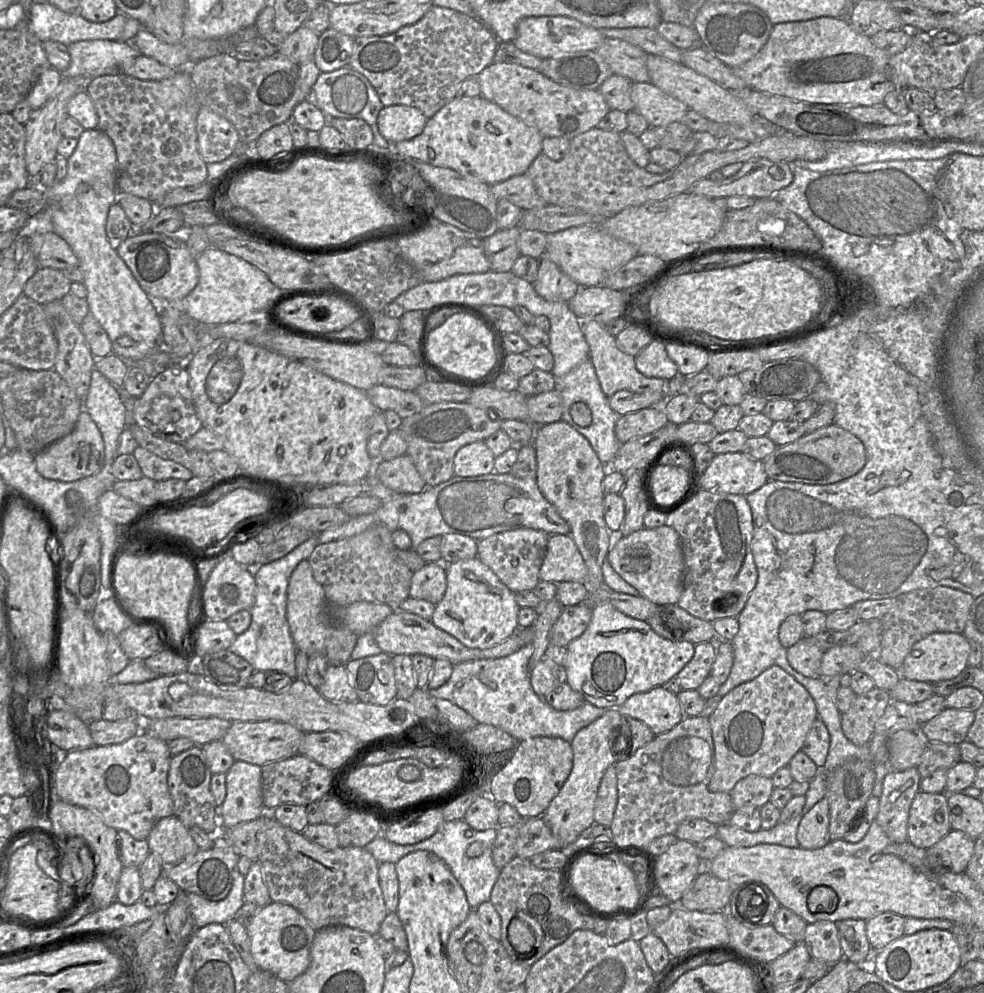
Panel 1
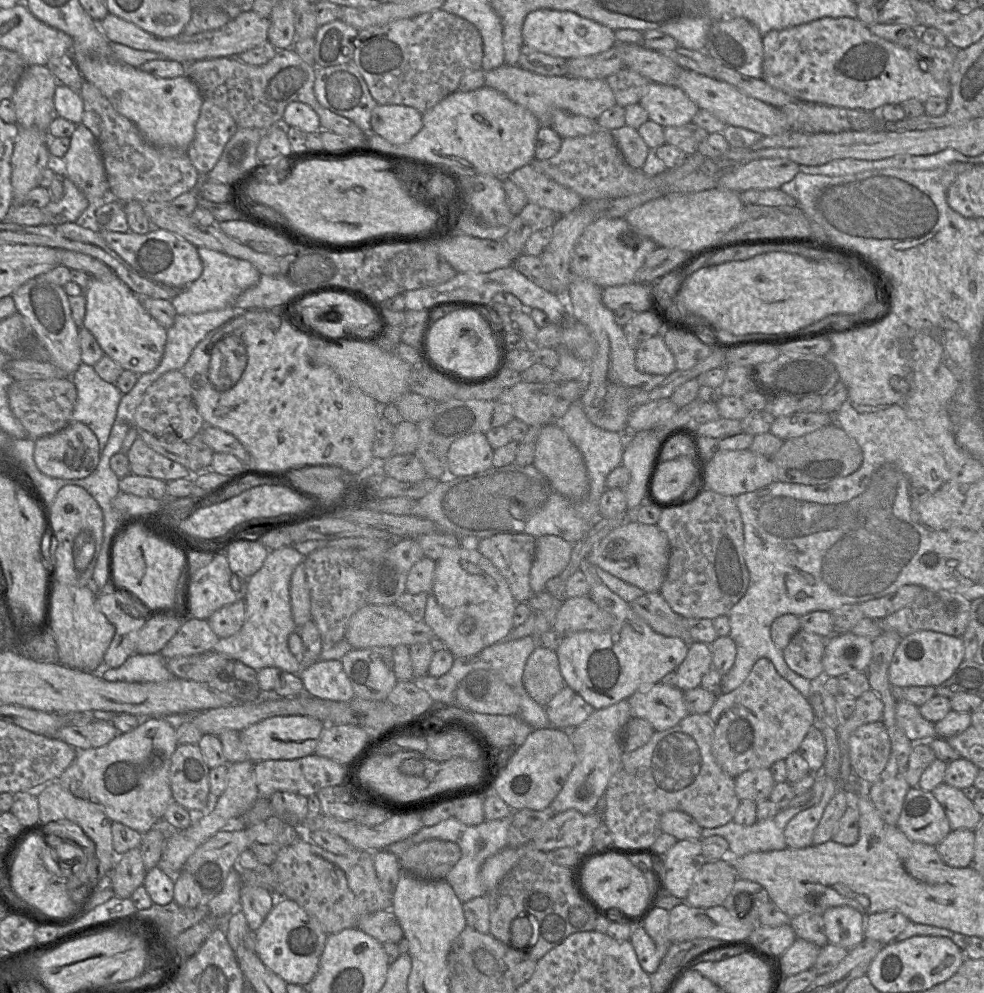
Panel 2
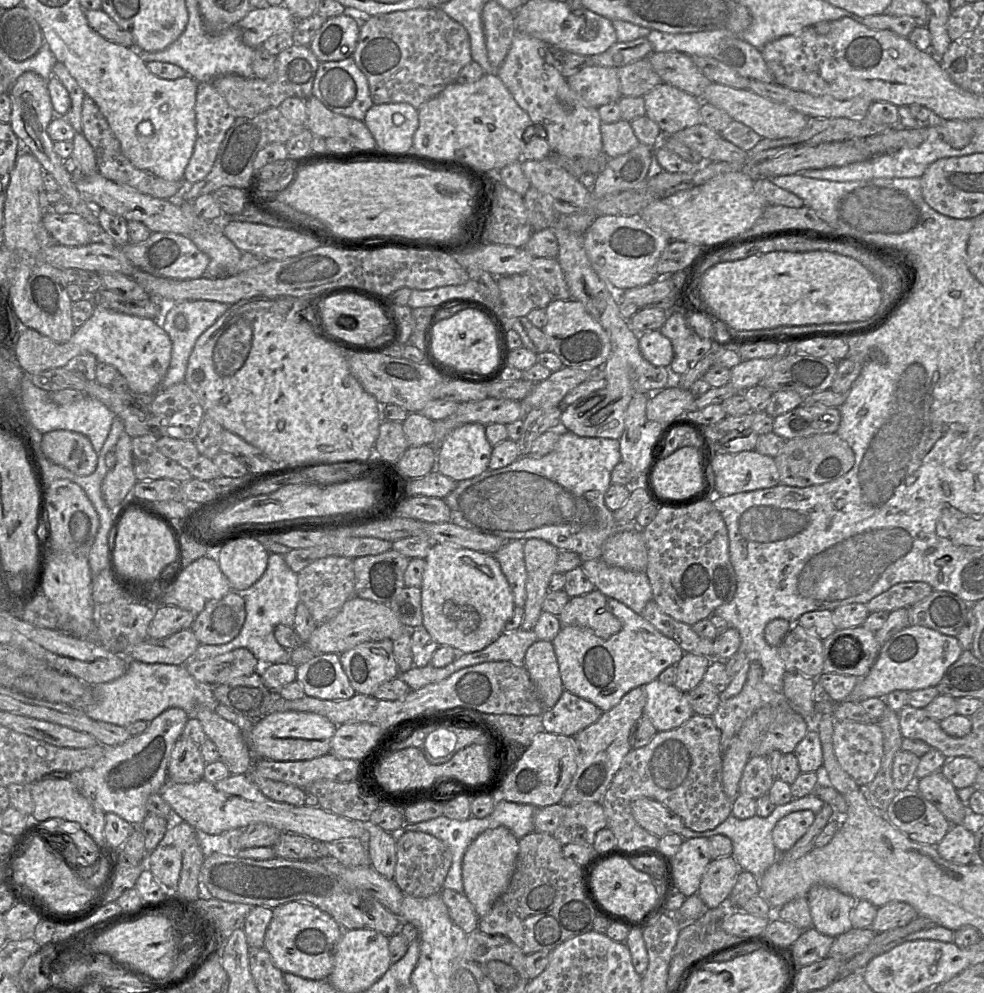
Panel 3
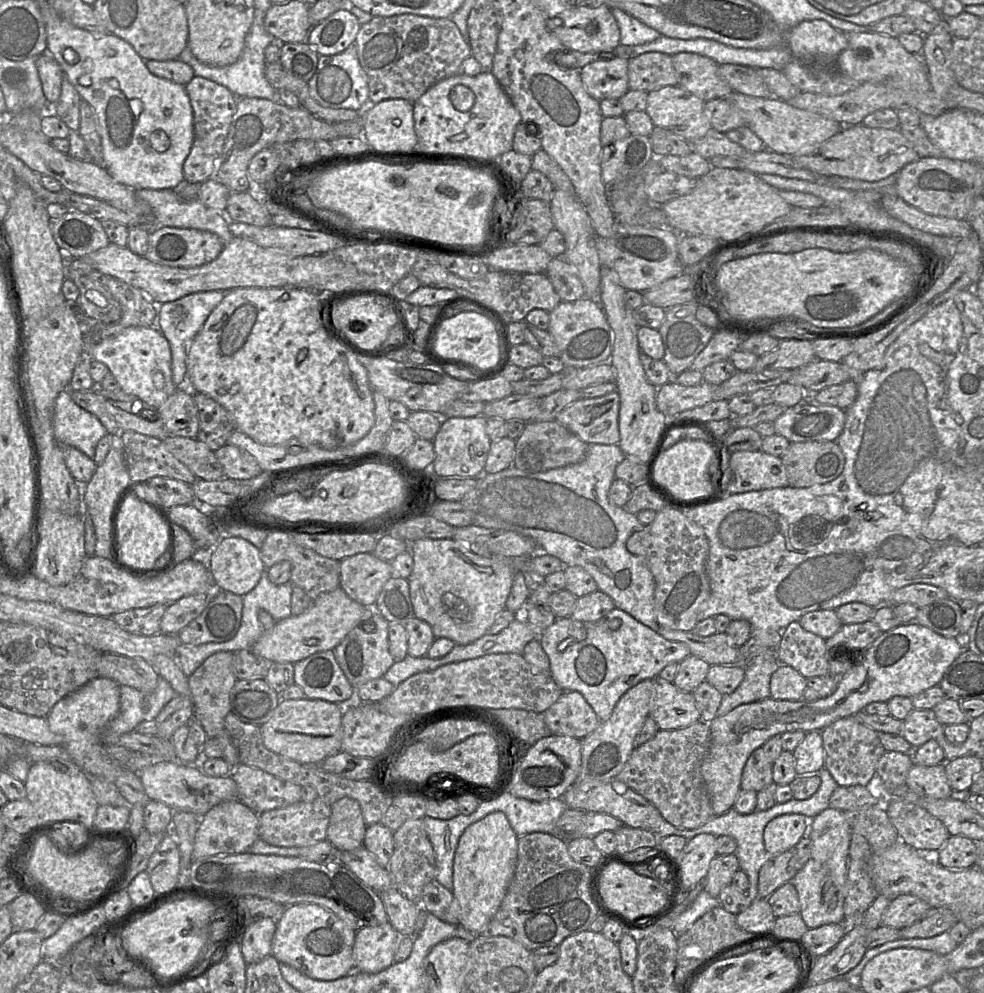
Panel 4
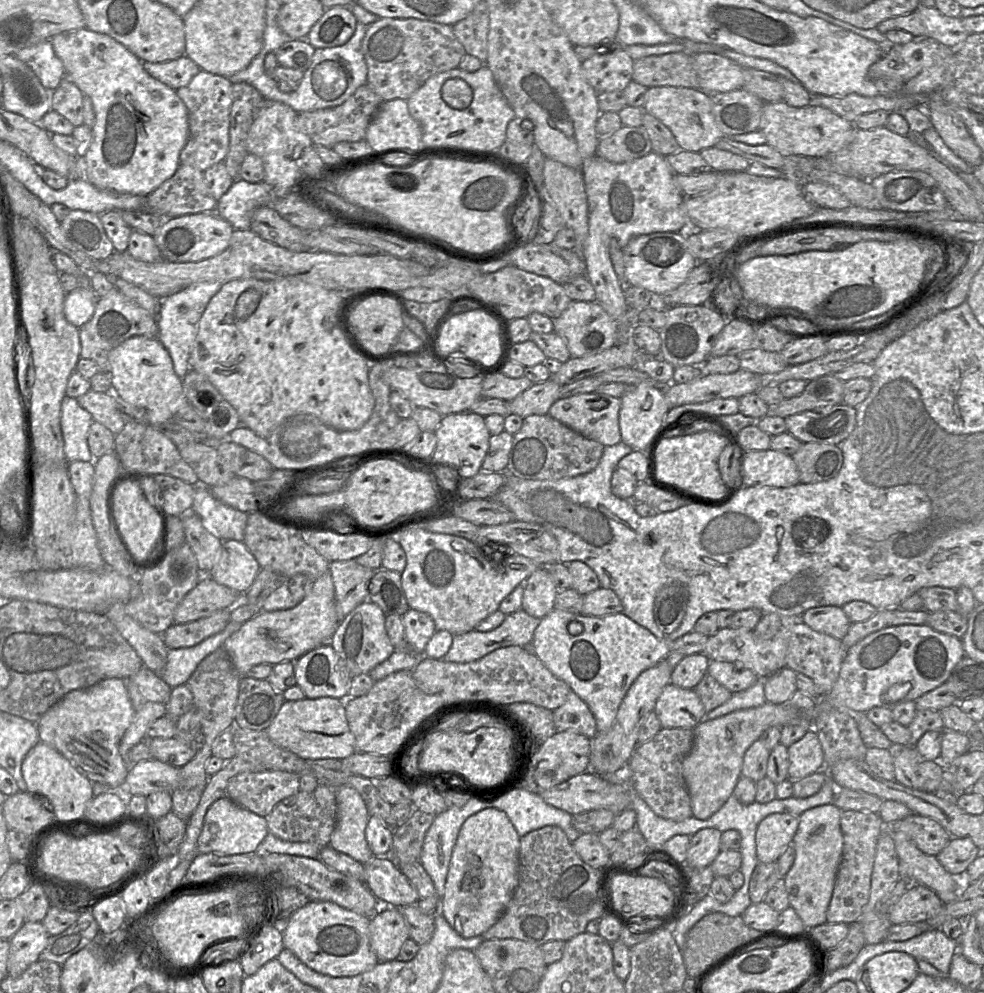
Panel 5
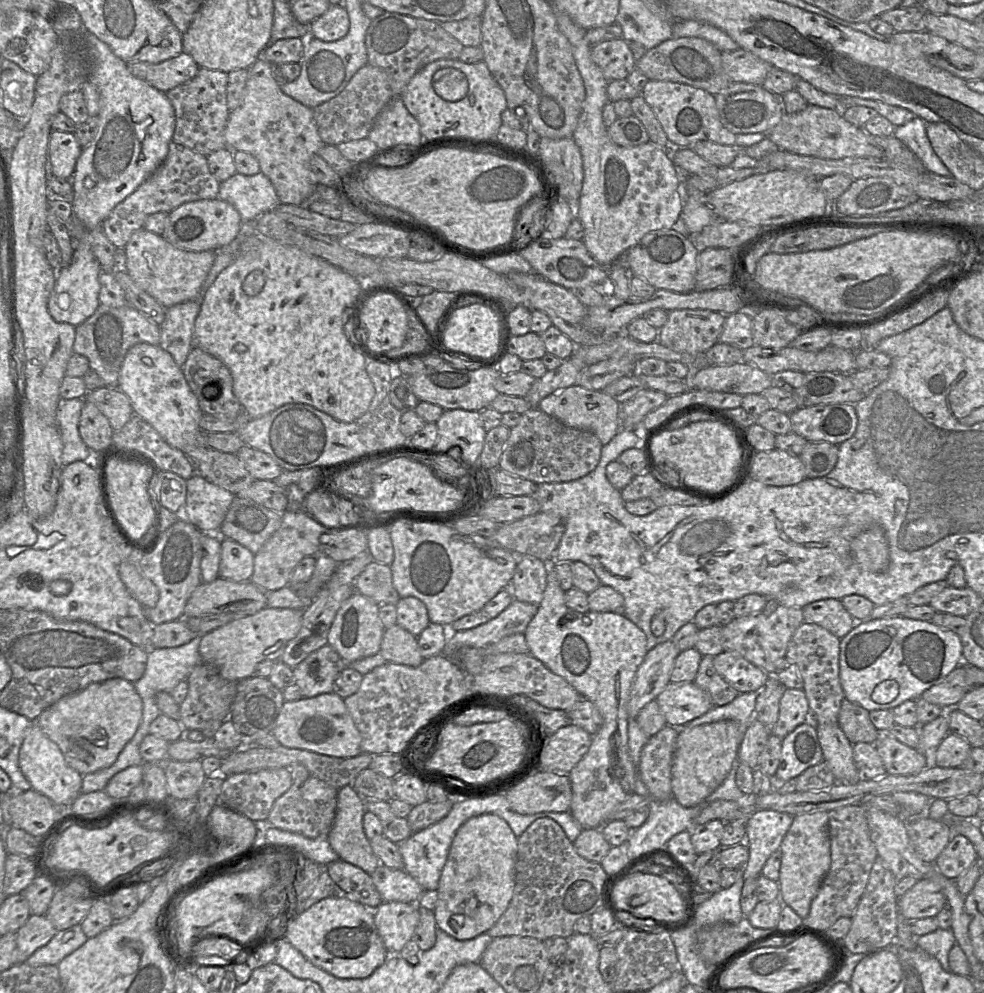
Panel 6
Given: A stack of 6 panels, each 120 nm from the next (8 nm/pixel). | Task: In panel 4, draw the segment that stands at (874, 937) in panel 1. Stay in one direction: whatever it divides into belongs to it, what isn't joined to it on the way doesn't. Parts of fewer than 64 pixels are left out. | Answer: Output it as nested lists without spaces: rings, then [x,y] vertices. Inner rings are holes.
[[[902,894],[891,900],[882,915],[882,925],[902,929],[917,921],[929,909],[930,905],[921,898]]]

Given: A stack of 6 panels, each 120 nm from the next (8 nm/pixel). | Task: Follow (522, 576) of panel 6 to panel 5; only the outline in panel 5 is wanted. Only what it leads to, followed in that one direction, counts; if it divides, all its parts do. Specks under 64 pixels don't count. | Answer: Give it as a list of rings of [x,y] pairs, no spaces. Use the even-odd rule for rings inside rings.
[[[540,566],[525,581],[521,609],[542,619],[555,608],[556,595],[557,588],[547,566]]]

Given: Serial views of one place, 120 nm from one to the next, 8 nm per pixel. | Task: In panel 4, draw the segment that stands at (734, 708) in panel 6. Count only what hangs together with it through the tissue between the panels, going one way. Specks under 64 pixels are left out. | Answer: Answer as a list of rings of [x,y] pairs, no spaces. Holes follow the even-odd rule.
[[[767,650],[758,655],[746,668],[741,684],[730,694],[723,696],[717,716],[725,715],[741,704],[770,697],[770,680],[780,666],[777,650]]]

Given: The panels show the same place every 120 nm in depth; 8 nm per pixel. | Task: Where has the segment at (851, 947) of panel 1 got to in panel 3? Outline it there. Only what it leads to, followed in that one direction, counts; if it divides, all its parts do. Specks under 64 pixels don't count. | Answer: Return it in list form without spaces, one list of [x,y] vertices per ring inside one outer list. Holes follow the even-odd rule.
[[[814,885],[806,898],[817,931],[836,938],[852,929],[850,912],[858,901],[855,897],[827,885]]]

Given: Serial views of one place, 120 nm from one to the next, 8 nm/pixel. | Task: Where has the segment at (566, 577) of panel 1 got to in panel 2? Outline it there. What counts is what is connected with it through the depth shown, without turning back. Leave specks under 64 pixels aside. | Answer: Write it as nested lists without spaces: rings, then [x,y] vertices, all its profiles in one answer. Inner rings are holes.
[[[555,535],[536,537],[535,556],[530,570],[532,594],[545,590],[546,582],[560,574],[569,564],[573,545]]]

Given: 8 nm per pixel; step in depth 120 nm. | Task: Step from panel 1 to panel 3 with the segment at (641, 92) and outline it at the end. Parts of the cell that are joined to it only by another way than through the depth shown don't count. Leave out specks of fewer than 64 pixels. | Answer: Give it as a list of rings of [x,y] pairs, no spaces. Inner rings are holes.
[[[662,82],[643,95],[643,98],[646,115],[658,124],[664,135],[674,135],[700,123],[699,111],[703,101],[673,85]]]

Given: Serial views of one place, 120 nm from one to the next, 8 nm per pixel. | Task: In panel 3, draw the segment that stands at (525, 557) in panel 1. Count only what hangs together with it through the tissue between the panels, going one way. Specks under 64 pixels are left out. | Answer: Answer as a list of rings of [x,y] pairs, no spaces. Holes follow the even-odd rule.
[[[506,540],[493,556],[510,584],[516,607],[524,607],[526,602],[527,571],[524,562],[524,542]]]

